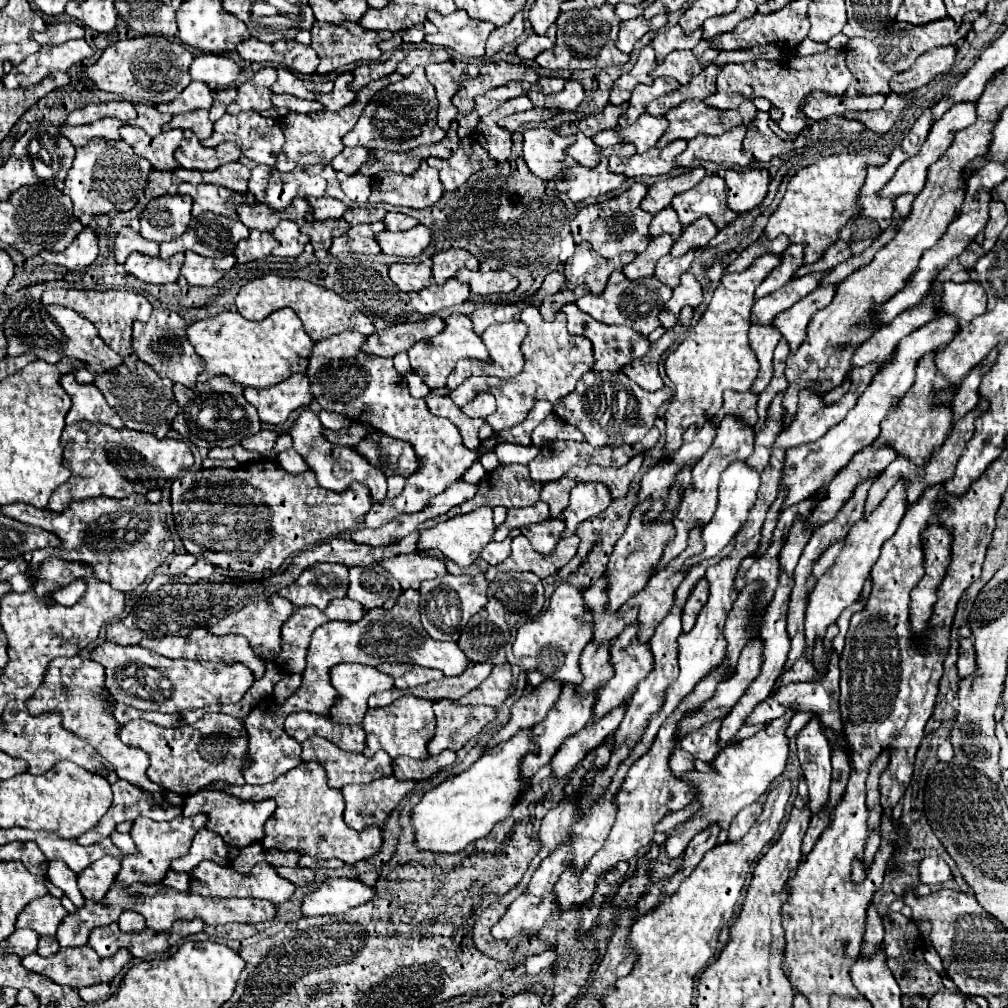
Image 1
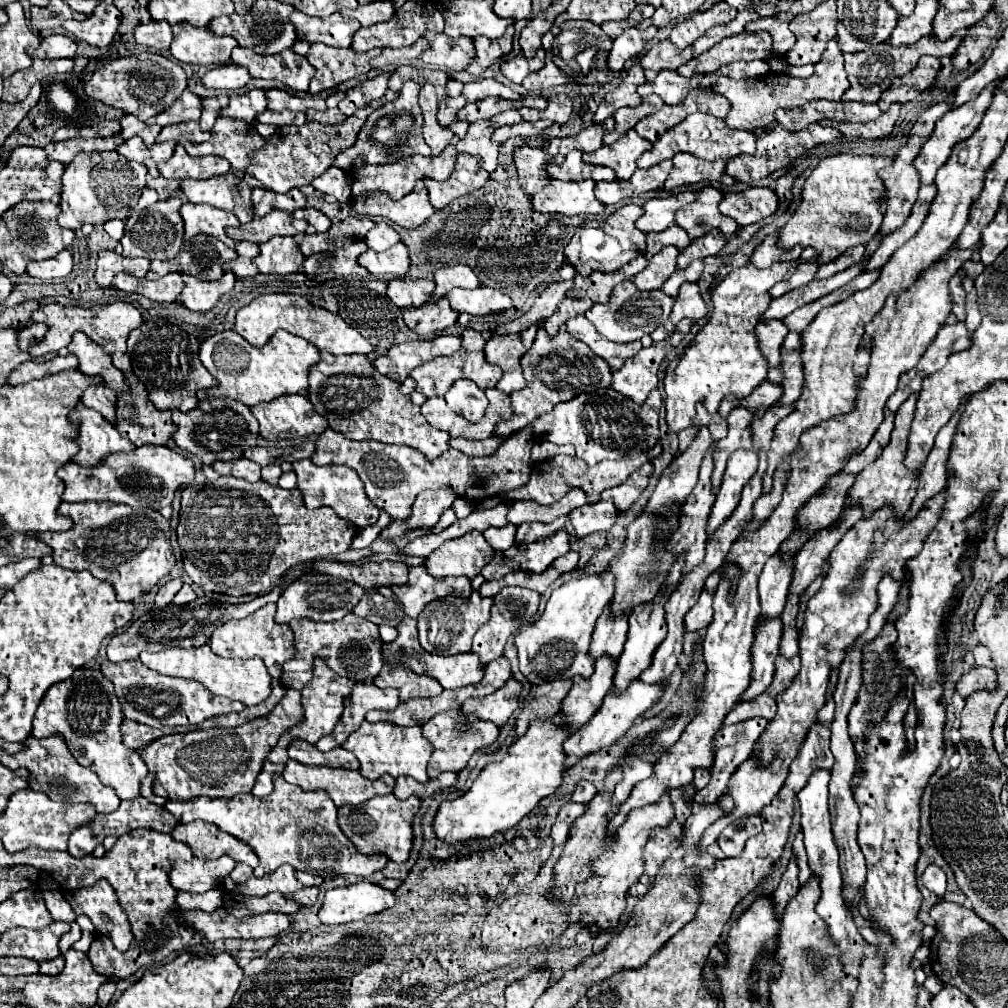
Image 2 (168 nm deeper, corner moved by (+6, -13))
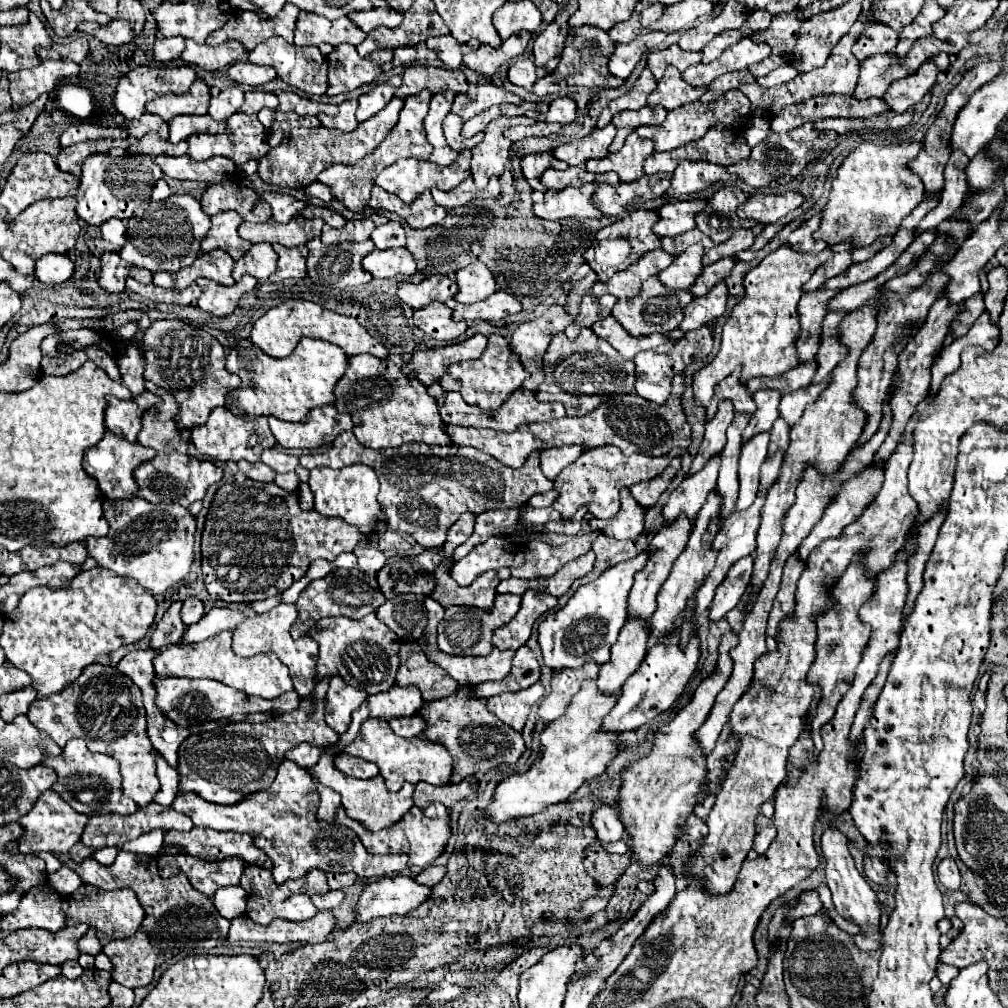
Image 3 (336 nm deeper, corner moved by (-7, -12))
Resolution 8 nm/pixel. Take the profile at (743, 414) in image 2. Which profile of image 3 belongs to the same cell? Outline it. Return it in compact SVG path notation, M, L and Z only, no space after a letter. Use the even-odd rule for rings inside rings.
M763 388L755 392L757 410L753 414L753 420L755 420L753 434L769 432L773 428L773 422L779 418L779 402L781 402L781 394L777 390Z

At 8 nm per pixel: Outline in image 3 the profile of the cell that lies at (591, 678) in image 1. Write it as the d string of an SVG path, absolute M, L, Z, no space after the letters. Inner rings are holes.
M681 514L675 522L665 524L665 526L655 534L655 538L649 542L647 552L651 552L651 556L649 556L649 560L647 560L647 566L645 566L641 572L635 574L635 584L633 584L631 594L629 594L629 616L635 616L635 614L637 614L637 616L641 616L641 618L649 618L649 616L655 612L655 608L657 608L657 602L655 602L657 592L659 592L659 588L663 586L663 582L667 580L669 570L671 570L675 558L685 550L687 540L689 540L691 530L693 530L691 524L693 524L693 522L691 522L685 514Z

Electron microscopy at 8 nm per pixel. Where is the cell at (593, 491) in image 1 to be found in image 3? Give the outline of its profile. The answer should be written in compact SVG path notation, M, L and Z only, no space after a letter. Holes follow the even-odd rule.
M623 488L621 510L617 512L617 526L613 526L611 520L603 520L601 532L617 540L633 540L643 532L643 522L645 522L645 508L637 504L629 488Z

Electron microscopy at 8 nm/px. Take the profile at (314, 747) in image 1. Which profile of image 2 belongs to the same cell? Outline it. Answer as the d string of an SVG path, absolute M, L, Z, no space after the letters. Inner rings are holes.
M288 759L282 777L288 783L294 783L294 785L306 789L306 791L326 791L330 795L330 799L336 803L336 807L340 807L340 805L360 805L374 795L388 795L394 789L394 777L390 777L390 775L382 775L380 779L368 781L358 771L334 769L334 767L326 767L326 765L312 767L312 765L302 765L296 759Z

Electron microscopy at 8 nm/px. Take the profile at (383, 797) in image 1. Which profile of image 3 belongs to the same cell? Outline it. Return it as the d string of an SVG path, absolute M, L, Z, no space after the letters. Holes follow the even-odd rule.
M317 782L317 790L319 790L319 796L321 796L321 804L319 804L319 810L317 810L317 816L319 820L325 820L325 822L333 822L333 820L339 820L343 826L351 828L359 840L363 842L363 846L367 848L367 852L371 854L389 854L389 852L407 852L409 858L411 858L411 864L413 866L429 866L437 856L441 856L441 852L445 850L447 842L449 842L449 836L451 836L451 818L449 818L449 810L435 802L431 804L427 810L419 810L417 806L411 808L411 812L407 812L407 816L403 816L403 820L391 828L385 828L383 832L367 832L357 820L351 820L343 806L339 804L339 800L331 800L325 804L325 788L323 784Z

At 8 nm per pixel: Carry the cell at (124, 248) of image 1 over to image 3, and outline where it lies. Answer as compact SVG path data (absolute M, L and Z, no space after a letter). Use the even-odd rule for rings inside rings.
M115 252L101 254L99 260L101 260L101 270L99 270L97 282L107 292L123 292L127 278L135 278L141 284L151 284L153 282L151 272L143 272L141 268L135 268L135 266L127 264Z

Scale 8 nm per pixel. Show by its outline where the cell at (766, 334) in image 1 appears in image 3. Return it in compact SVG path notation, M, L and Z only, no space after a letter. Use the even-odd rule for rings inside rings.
M815 290L805 292L799 302L799 320L803 324L803 336L799 336L799 358L801 362L811 360L821 342L821 326L823 318L829 312L829 302L839 294L841 290Z

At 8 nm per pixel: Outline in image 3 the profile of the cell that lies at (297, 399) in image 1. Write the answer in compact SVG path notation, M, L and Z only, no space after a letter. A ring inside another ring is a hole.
M319 406L311 410L311 416L307 416L303 424L287 424L275 418L269 418L269 424L283 448L331 446L341 432L353 430L351 416L339 412L335 406Z

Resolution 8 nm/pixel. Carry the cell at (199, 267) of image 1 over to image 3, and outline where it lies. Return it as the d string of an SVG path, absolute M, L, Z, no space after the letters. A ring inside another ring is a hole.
M243 276L243 280L239 280L235 286L219 286L207 278L199 278L197 286L201 288L201 298L197 302L197 306L217 318L229 316L233 314L233 310L237 308L239 298L245 292L251 292L257 286L257 278L253 276Z

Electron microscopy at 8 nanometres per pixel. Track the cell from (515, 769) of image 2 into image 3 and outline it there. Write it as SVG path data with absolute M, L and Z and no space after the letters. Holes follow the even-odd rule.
M585 680L581 690L573 696L567 712L549 722L541 732L541 758L533 762L529 772L507 776L495 790L493 802L487 806L487 814L493 822L501 824L509 818L525 818L541 812L547 804L567 800L583 782L597 778L605 772L607 764L619 754L619 734L603 730L603 716L613 708L615 698L601 694L595 680Z

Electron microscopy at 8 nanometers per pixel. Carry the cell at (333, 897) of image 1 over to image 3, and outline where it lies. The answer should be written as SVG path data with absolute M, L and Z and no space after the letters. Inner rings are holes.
M387 876L367 886L357 902L357 920L369 922L377 916L407 914L431 896L433 888L415 882L411 876Z

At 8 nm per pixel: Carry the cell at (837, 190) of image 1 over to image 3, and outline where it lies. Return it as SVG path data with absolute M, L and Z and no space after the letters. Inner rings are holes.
M863 142L837 170L821 226L813 236L827 244L851 240L853 246L869 246L881 236L895 234L901 220L909 216L925 196L921 178L909 168L909 162L917 158L921 148L921 142L899 146L875 146L871 142Z

